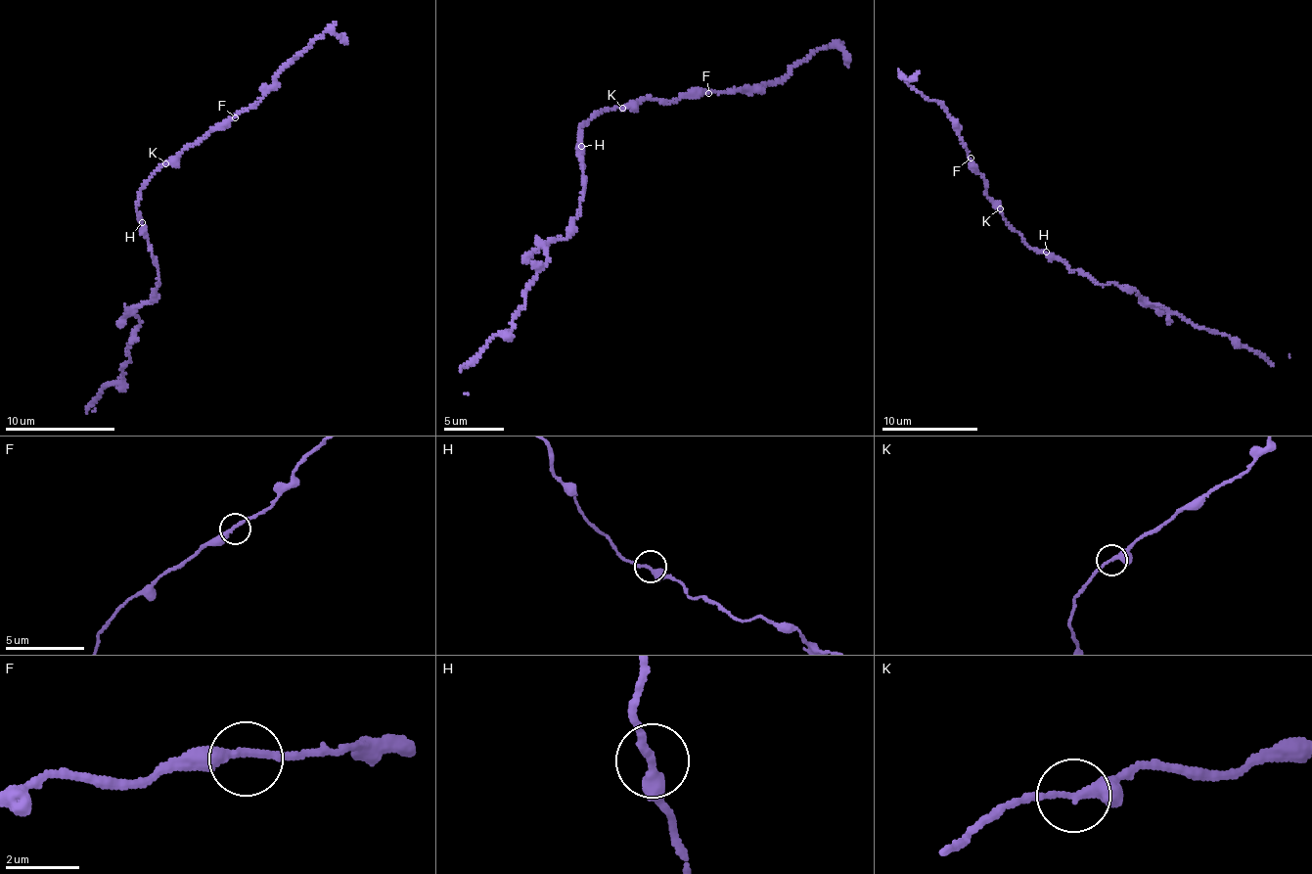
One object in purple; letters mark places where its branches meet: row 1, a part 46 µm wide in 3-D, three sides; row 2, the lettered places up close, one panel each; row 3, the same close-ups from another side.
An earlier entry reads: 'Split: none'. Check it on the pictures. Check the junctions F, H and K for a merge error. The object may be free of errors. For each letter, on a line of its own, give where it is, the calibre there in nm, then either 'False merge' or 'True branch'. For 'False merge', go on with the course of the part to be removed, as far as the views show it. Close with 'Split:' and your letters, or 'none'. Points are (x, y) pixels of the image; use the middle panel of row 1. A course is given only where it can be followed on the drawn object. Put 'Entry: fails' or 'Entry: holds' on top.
Entry: holds
F: Place: (708, 93). Thickness 260 nm. True branch
H: Place: (581, 146). Thickness 280 nm. True branch
K: Place: (622, 108). Thickness 280 nm. True branch
Split: none

